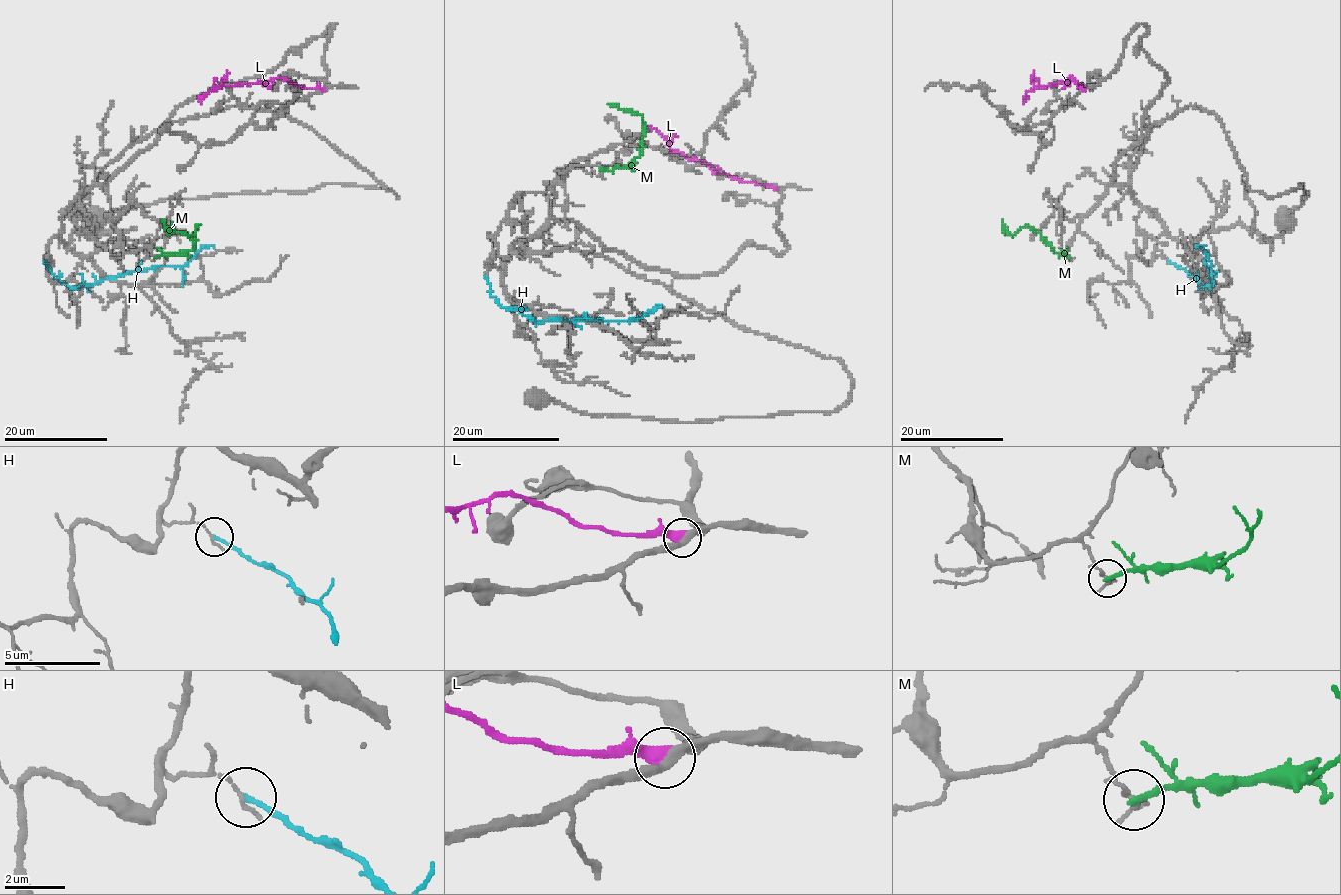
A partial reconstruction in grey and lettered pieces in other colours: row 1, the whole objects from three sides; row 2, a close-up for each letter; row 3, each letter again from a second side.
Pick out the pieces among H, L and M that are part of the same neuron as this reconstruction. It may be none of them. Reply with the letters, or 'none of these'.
none of these

